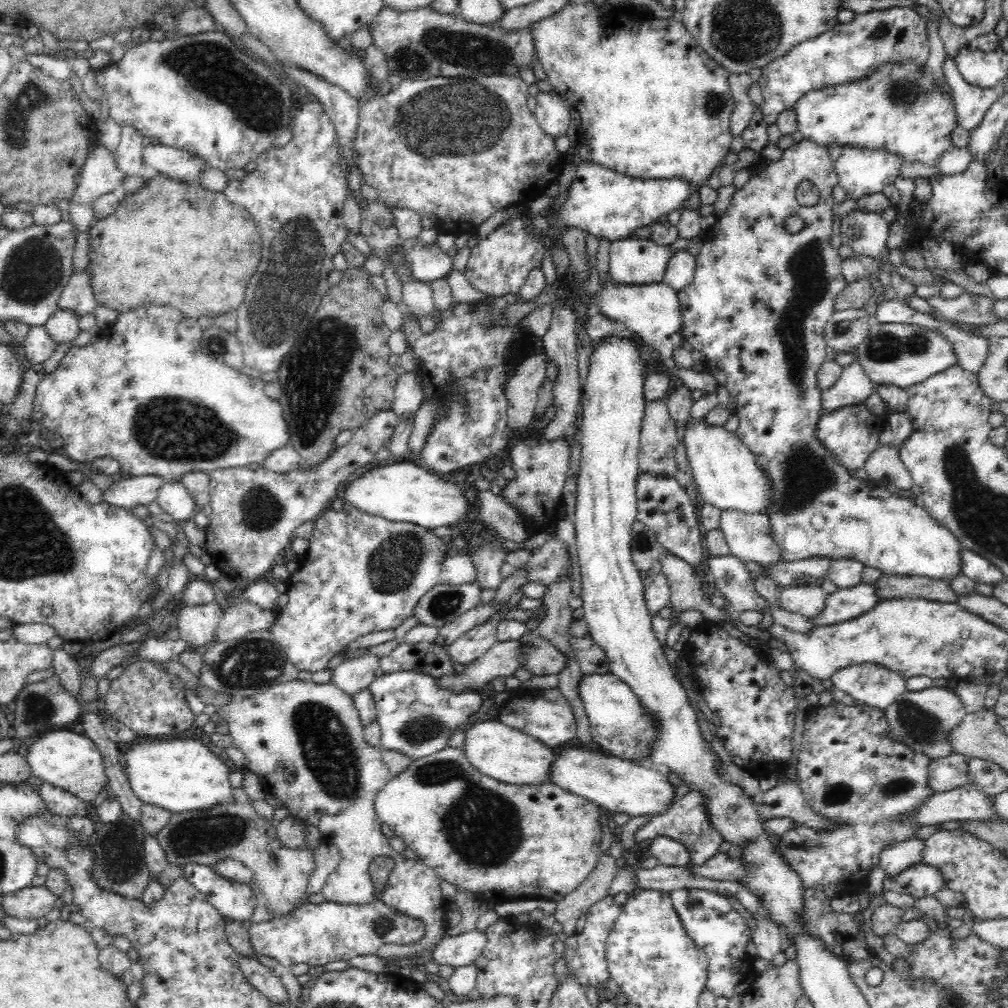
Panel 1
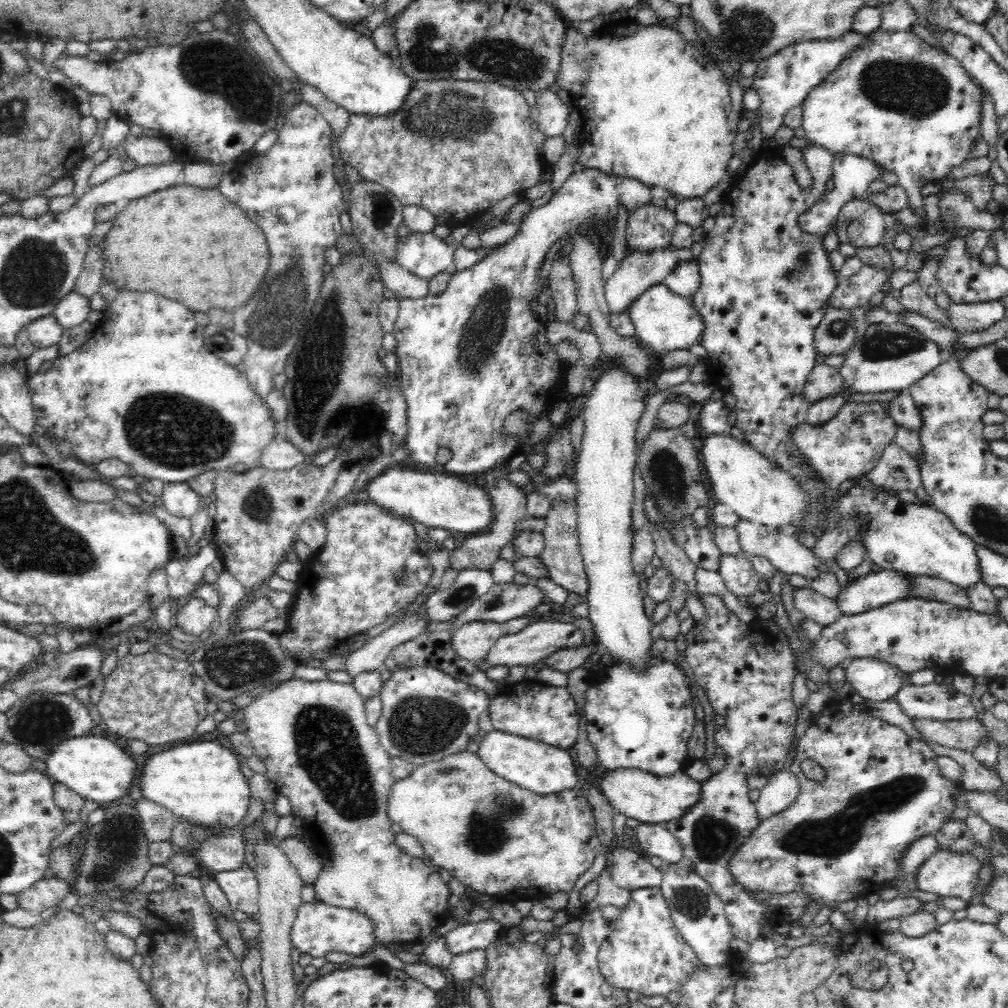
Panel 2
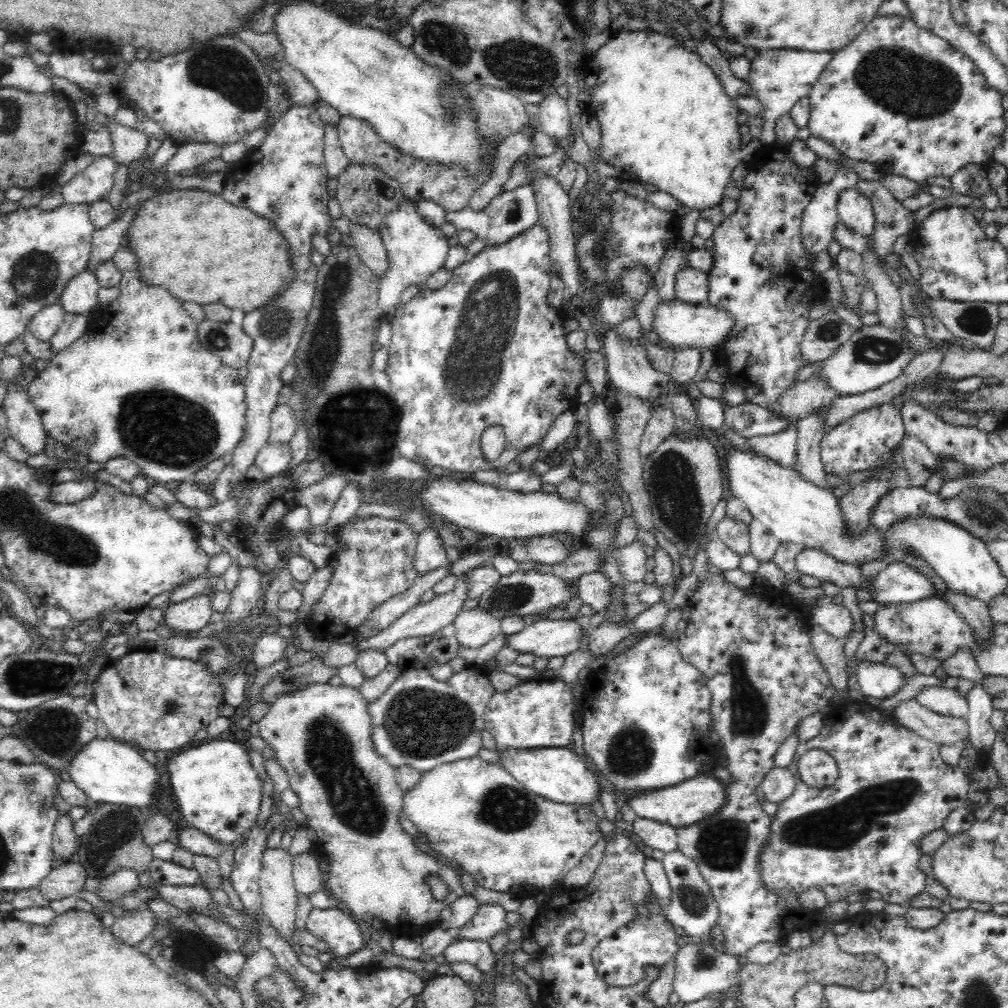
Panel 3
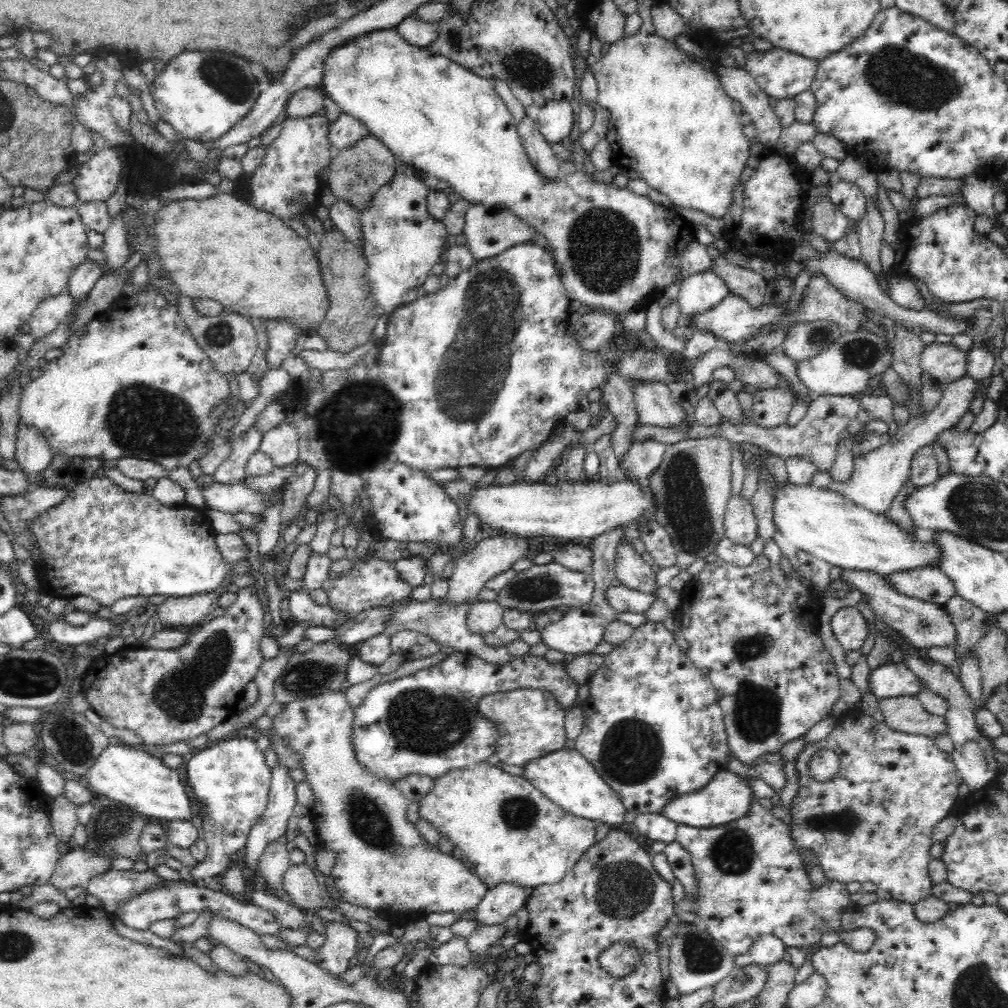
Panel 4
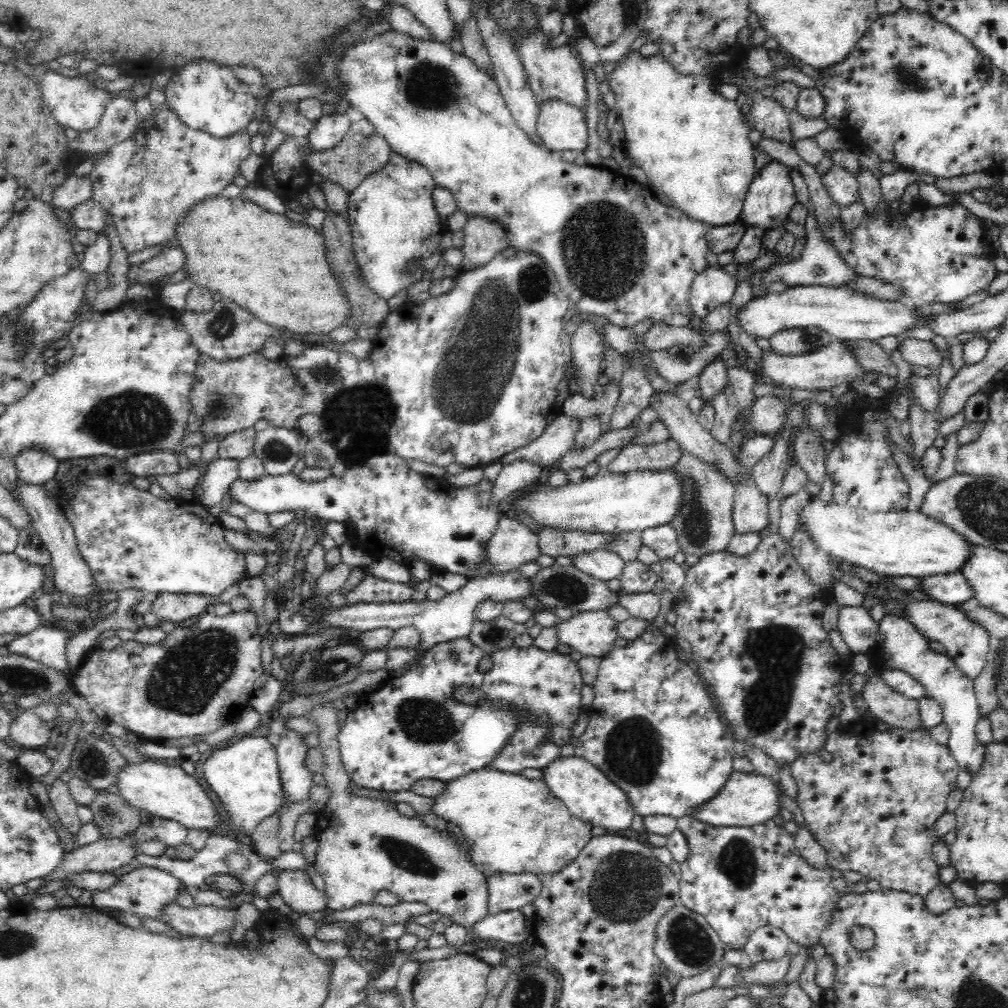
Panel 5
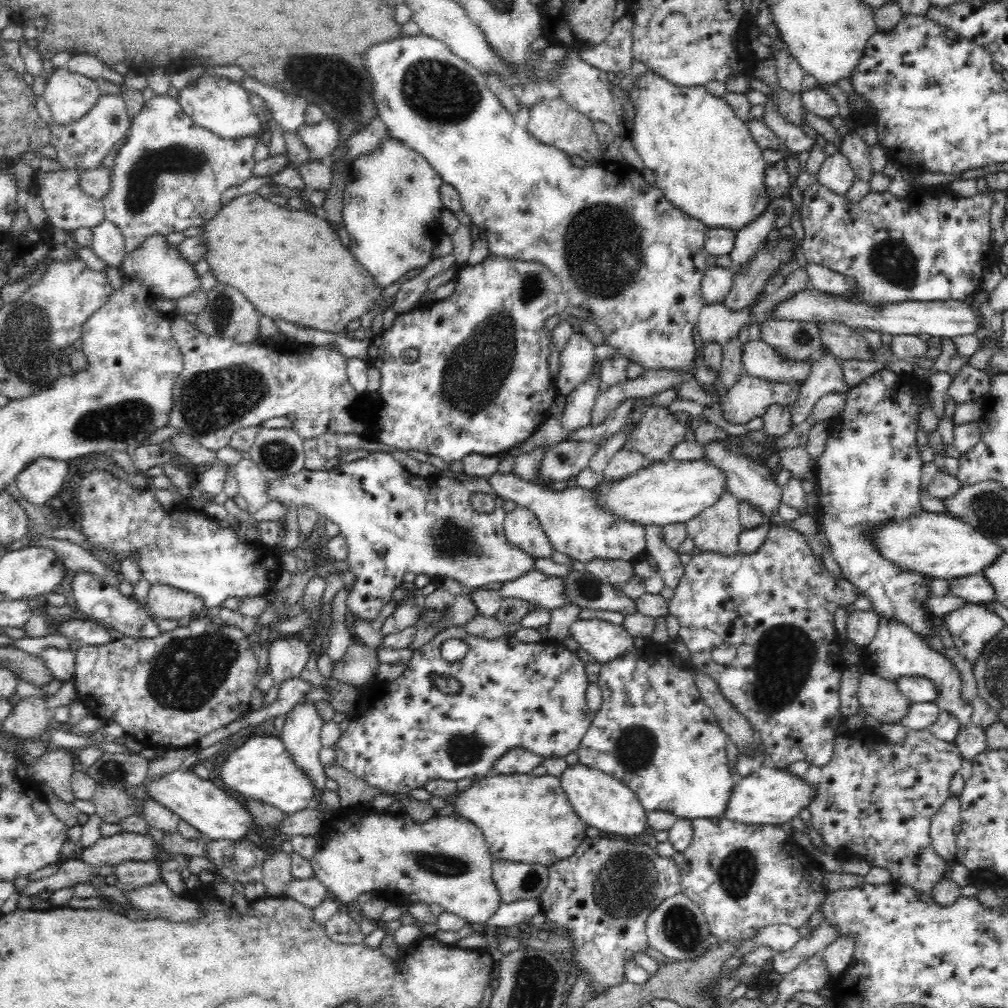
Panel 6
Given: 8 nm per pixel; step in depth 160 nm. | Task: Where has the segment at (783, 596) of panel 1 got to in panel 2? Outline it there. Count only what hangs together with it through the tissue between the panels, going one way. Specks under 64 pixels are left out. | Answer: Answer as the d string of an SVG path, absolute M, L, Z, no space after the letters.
M810 586L796 588L793 592L793 605L806 619L817 622L821 627L836 622L842 616L834 599L818 593Z

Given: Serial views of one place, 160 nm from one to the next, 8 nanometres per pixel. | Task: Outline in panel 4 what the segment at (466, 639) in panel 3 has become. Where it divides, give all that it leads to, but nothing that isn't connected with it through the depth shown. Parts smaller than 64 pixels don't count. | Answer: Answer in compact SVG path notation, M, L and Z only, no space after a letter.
M472 601L466 612L466 627L472 634L484 636L503 624L504 609L496 601Z

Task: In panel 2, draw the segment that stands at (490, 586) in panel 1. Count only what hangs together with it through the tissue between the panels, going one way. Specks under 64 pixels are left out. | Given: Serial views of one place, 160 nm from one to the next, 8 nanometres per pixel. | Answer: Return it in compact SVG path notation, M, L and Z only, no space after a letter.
M490 470L490 474L486 476L486 488L488 488L488 496L492 503L492 524L485 532L467 538L458 549L453 549L449 568L454 570L478 569L491 572L493 564L500 559L500 551L510 544L511 538L515 532L515 526L520 520L528 518L526 511L525 494L519 486L511 484L504 479L503 472L494 472Z

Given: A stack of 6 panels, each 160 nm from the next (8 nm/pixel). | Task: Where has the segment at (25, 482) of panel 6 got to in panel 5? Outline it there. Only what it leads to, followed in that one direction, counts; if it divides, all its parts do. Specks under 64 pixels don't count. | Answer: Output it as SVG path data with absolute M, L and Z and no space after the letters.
M24 448L13 458L20 479L28 484L44 484L56 474L59 460L44 450Z

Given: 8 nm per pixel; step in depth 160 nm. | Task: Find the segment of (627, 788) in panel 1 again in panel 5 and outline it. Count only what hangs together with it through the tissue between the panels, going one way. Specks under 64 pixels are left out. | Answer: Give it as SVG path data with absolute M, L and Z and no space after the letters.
M733 771L724 787L710 801L689 811L687 816L716 827L748 827L771 820L780 808L779 786L771 778Z

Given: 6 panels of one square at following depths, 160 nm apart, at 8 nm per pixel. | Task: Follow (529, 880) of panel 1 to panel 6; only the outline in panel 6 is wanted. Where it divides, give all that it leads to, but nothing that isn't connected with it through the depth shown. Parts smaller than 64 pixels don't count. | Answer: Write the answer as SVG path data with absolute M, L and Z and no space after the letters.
M488 775L460 785L458 792L447 800L449 806L446 812L468 820L482 831L484 841L488 846L488 855L493 861L504 860L549 867L560 860L574 856L576 848L587 838L588 826L576 815L556 776Z

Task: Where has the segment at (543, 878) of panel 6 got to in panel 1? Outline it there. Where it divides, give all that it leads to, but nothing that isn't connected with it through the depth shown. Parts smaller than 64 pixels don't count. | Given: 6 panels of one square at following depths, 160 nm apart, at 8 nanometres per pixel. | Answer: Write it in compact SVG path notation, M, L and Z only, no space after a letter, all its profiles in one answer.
M474 929L458 936L444 937L430 952L430 961L454 968L472 964L484 950L486 935Z

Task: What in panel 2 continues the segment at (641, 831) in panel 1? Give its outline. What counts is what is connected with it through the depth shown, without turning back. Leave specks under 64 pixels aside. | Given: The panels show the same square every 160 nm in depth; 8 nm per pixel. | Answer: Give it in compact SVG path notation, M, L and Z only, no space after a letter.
M708 594L701 596L701 602L706 608L707 616L696 622L685 636L688 671L696 680L696 684L704 690L710 702L713 714L726 716L725 726L714 733L715 743L719 752L728 754L726 766L721 772L713 774L701 782L700 799L679 820L662 823L665 829L680 842L684 850L684 862L692 863L695 873L701 876L724 901L726 915L732 927L732 934L744 942L751 943L760 937L760 928L770 924L773 928L785 918L771 912L766 905L756 903L744 887L730 877L726 864L740 849L740 846L751 836L757 827L755 804L750 801L746 776L756 775L767 778L776 772L784 770L786 757L791 751L796 712L798 708L792 700L792 683L796 666L794 654L788 645L788 637L778 627L774 619L759 619L756 617L750 624L742 621L728 611L722 599Z

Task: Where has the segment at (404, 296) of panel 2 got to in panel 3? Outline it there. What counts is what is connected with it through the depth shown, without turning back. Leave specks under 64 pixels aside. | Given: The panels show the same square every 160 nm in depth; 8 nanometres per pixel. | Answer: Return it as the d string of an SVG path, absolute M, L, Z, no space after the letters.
M351 225L352 248L361 260L378 277L382 278L389 269L388 253L378 231L364 225Z

